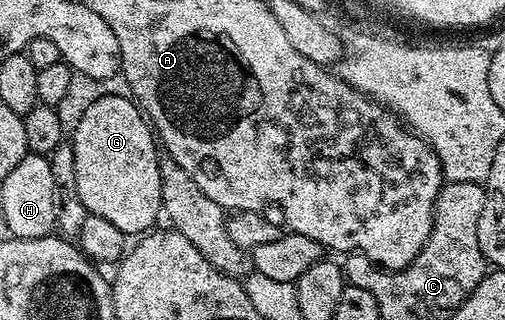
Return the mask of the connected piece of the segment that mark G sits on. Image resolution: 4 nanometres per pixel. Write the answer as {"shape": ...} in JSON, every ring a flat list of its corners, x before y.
{"shape":[[101,95,96,101,90,103,89,106,85,107,83,113,79,114,76,130,71,130,70,133,70,144,74,151,74,183,76,188,74,190,74,196,79,199,84,208,89,213,94,215,102,215,102,219,107,219,109,223,114,223,114,227,118,231,122,231,126,235,143,235,153,228,152,225,156,220,161,220,162,217,162,206,160,203,160,174,161,170,156,169,156,149,158,153,158,141,154,136,154,130,145,114,142,112,139,105,136,104,135,100,131,96,123,95,124,97,108,97,108,95]]}

